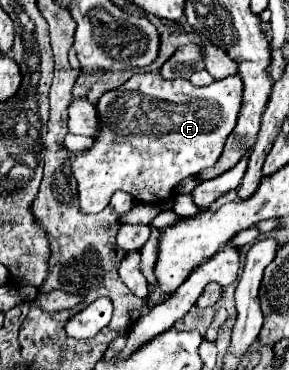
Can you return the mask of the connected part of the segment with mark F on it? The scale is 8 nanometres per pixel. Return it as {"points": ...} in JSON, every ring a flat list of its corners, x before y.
{"points":[[158,72,134,74,124,86,108,90,94,104,98,112,98,134,92,138,92,148,84,152,70,154,72,176,78,182,78,200,82,212,102,212,116,190,128,192,138,204,162,204,166,202,176,186,188,178,196,176,200,170,214,166,228,134,236,124,236,116,242,102,242,80,238,76,228,76,216,80,210,86,192,86,190,80,164,80]]}

